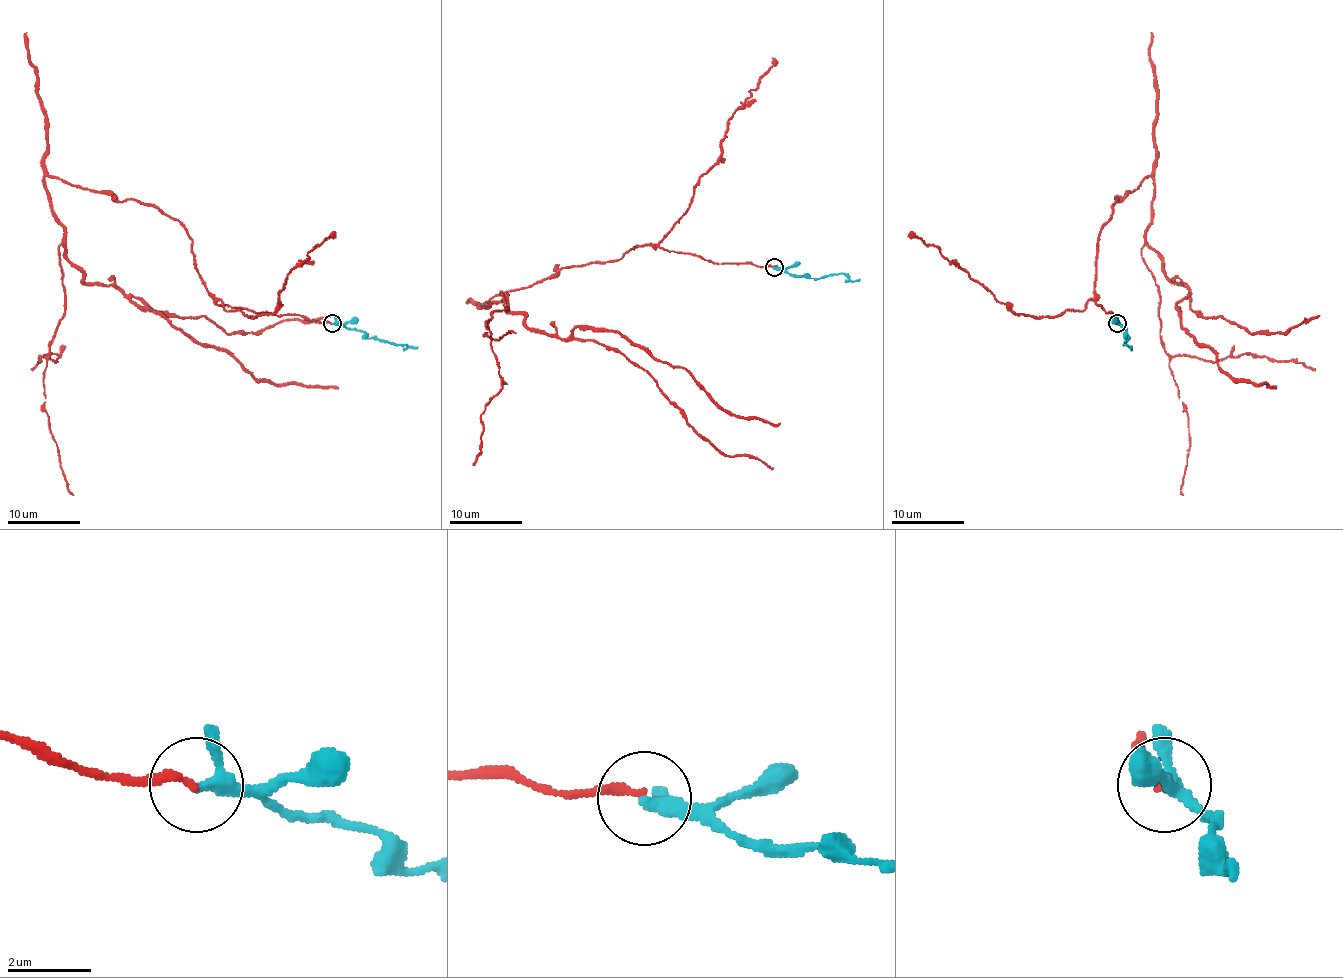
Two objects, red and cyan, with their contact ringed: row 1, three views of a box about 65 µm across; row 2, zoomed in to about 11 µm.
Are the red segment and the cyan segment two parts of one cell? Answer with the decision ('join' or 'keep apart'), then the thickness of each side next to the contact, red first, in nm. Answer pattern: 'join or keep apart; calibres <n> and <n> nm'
join; calibres 200 and 260 nm

